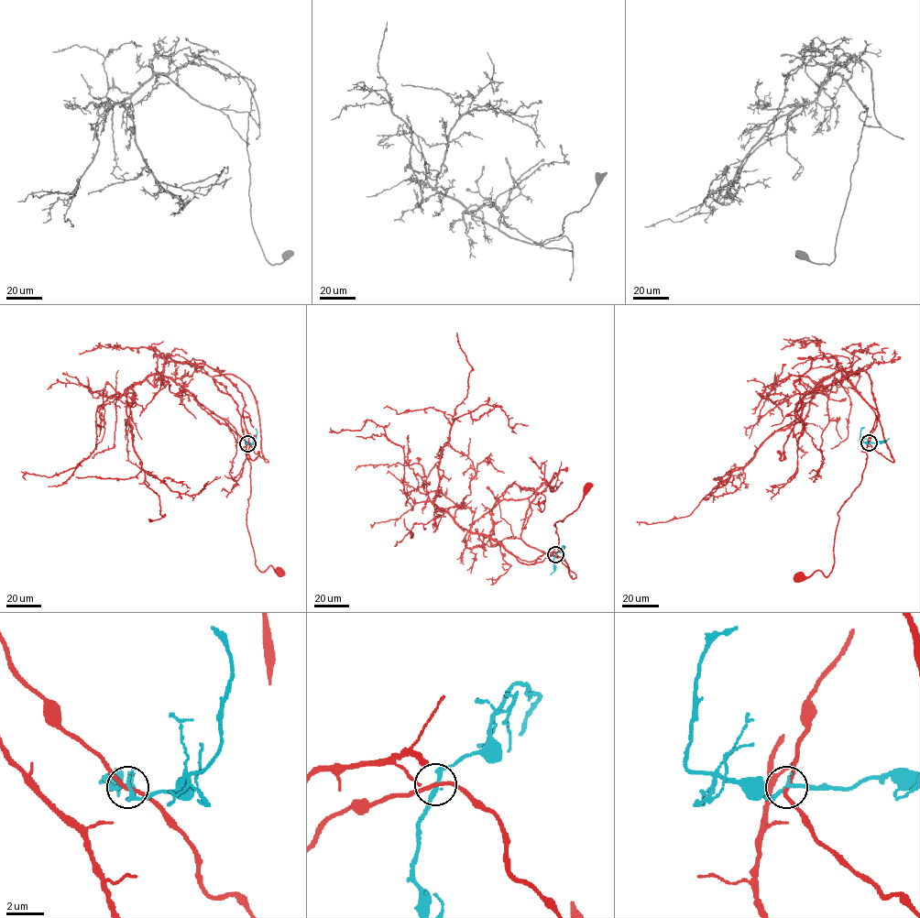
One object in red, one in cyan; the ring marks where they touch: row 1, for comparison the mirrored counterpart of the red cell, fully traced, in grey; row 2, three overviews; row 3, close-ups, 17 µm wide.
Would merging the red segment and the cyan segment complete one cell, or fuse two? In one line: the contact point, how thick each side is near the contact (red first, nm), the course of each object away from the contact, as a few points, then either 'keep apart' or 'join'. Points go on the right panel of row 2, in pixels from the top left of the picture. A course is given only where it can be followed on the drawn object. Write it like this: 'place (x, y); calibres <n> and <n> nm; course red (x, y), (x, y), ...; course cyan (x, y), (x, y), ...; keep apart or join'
place (869, 442); calibres 190 and 200 nm; course red (869, 442), (876, 419), (868, 441), (860, 484), (837, 512), (832, 570), (826, 576), (819, 570), (799, 576); course cyan (869, 442), (859, 441), (860, 430), (864, 427); keep apart

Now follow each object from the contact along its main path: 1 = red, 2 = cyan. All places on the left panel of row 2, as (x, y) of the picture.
1: (247, 443), (228, 420), (229, 430), (251, 466), (246, 526), (255, 565), (260, 571), (270, 565), (279, 571)
2: (247, 443), (256, 439), (255, 428)

